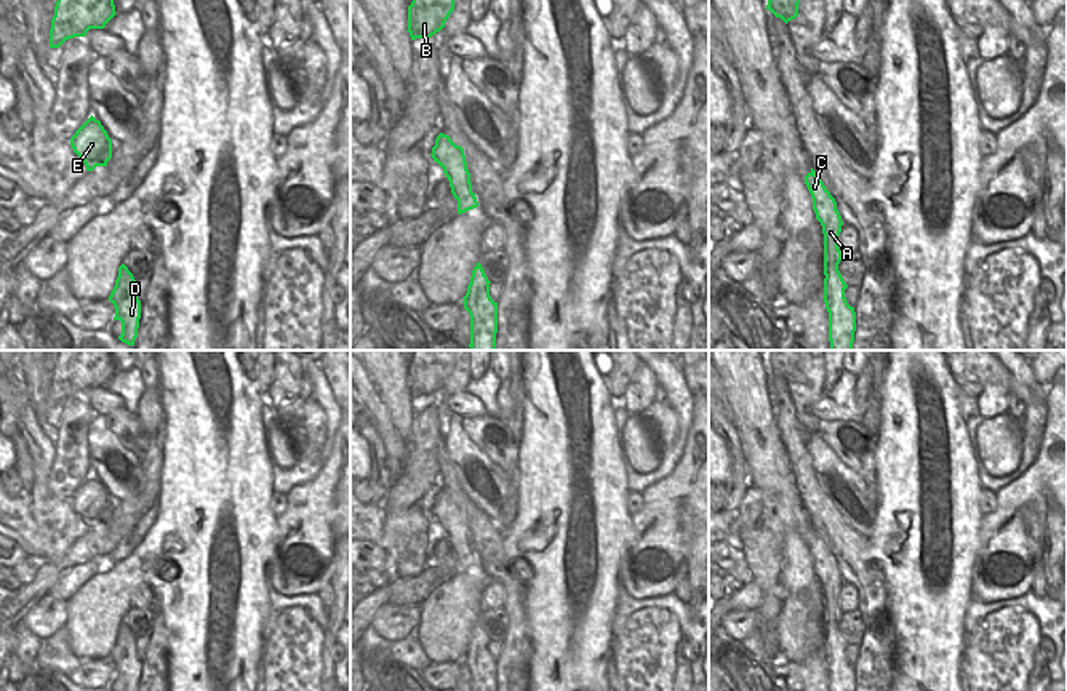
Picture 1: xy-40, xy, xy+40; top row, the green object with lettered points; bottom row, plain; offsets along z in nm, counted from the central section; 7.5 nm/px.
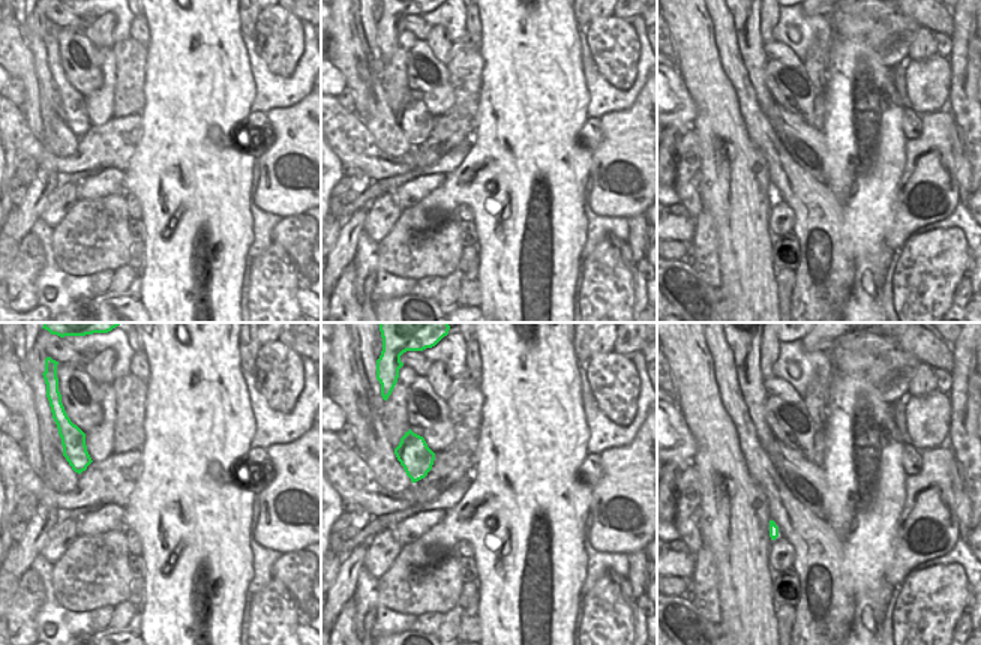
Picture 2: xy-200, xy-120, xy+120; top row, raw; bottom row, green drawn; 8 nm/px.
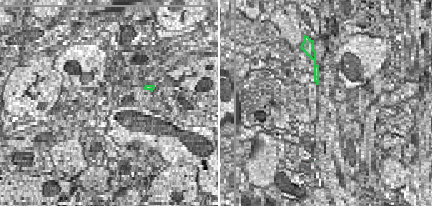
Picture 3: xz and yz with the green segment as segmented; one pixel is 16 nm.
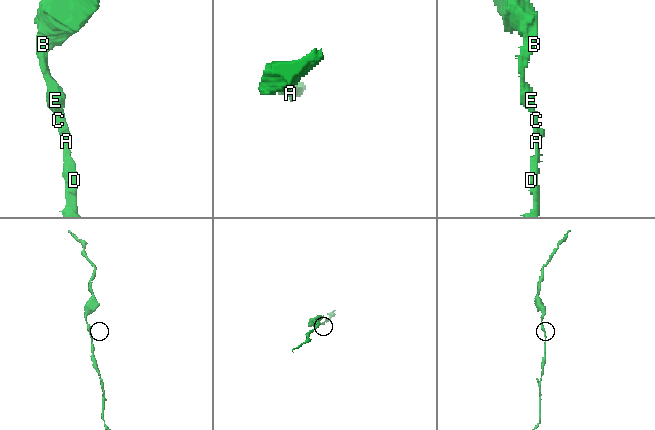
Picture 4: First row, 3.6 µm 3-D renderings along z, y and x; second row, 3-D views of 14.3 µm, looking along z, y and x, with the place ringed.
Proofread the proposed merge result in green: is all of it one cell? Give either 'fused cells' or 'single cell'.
single cell

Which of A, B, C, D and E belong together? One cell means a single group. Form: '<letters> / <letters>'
A B C D E

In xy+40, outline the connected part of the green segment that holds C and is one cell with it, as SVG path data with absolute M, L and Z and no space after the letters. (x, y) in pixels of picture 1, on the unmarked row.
M813 526L805 534L805 542L811 552L813 568L824 592L824 661L829 670L829 691L854 691L856 670L845 656L848 643L838 629L838 622L843 614L838 606L838 593L841 590L843 579L837 568L835 557Z

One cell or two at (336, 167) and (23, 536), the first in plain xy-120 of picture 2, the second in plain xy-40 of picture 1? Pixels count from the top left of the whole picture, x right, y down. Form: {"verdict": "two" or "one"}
{"verdict": "two"}

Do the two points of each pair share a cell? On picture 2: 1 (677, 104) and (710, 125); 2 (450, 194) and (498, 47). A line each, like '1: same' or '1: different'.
1: different
2: same

